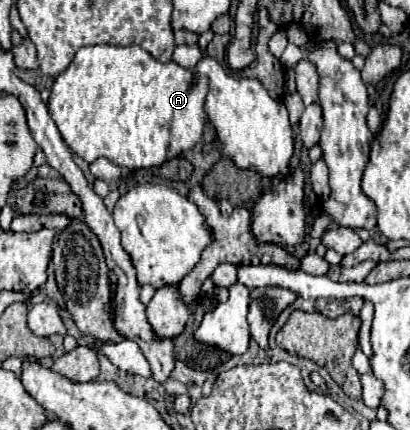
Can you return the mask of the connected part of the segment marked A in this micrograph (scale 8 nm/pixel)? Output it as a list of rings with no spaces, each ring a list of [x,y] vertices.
[[[86,46],[76,52],[68,70],[54,80],[48,110],[70,150],[86,162],[106,158],[120,168],[140,170],[160,166],[166,160],[194,148],[202,140],[206,122],[206,92],[208,78],[198,76],[176,62],[158,62],[140,46]]]

